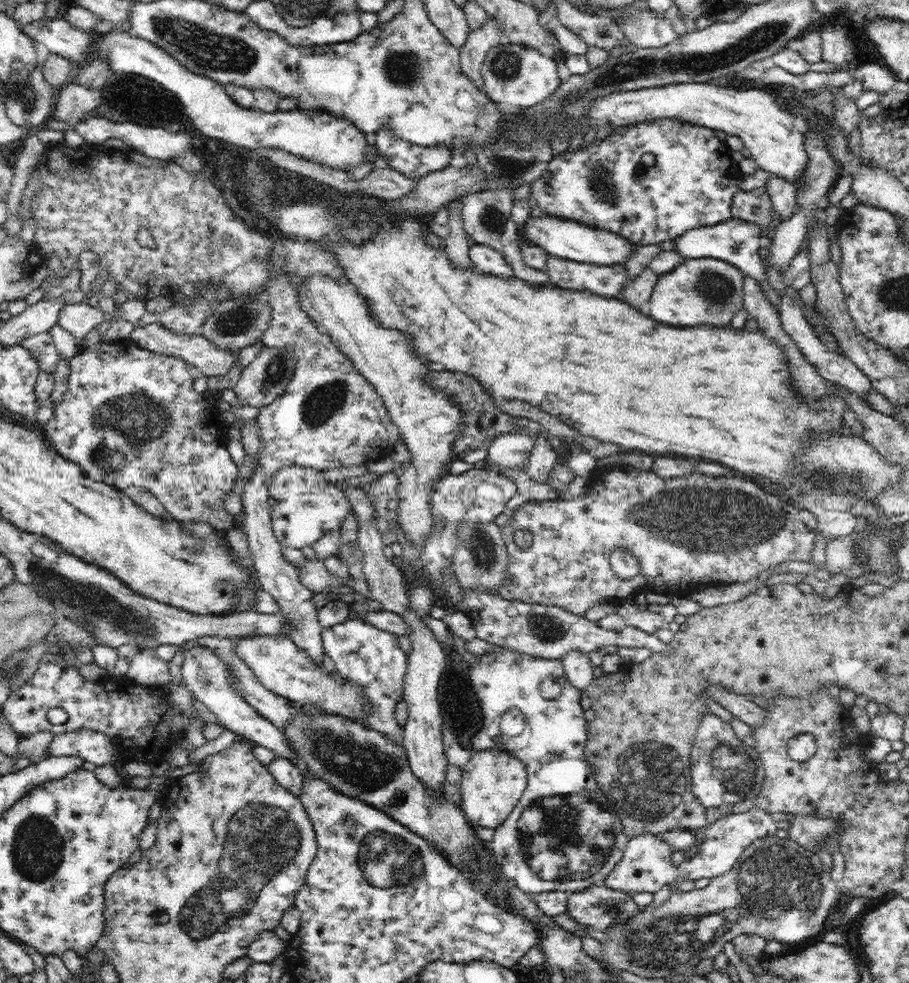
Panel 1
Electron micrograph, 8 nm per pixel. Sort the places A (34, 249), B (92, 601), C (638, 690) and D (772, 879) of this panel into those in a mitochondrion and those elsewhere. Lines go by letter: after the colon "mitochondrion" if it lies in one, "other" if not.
A: other
B: mitochondrion
C: other
D: mitochondrion

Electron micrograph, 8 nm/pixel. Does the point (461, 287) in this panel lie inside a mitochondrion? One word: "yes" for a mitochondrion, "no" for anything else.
no

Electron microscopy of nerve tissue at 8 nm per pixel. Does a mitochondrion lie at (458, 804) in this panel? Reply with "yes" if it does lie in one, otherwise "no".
no

